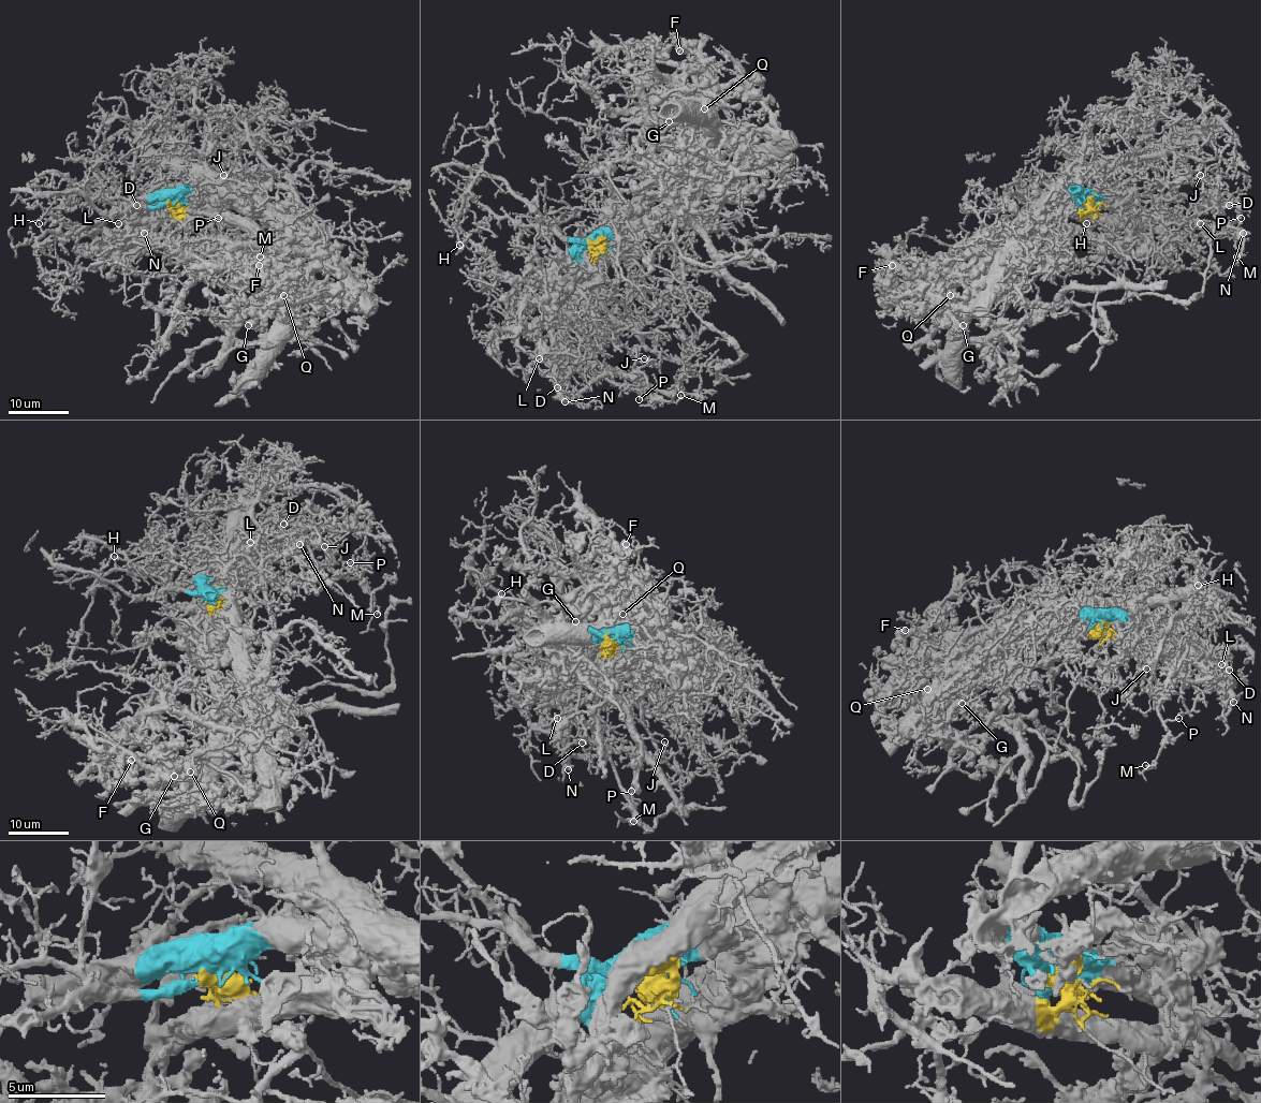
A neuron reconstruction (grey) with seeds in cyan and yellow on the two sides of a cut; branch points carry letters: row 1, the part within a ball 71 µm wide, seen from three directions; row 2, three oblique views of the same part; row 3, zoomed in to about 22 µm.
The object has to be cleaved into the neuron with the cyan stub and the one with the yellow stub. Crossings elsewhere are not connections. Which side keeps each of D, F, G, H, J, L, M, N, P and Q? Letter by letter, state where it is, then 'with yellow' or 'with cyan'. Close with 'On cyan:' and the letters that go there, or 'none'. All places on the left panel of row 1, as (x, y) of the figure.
D: (136, 205) | with cyan
F: (259, 265) | with yellow
G: (248, 325) | with yellow
H: (39, 223) | with cyan
J: (223, 175) | with cyan
L: (118, 223) | with cyan
M: (260, 256) | with cyan
N: (144, 233) | with cyan
P: (218, 218) | with cyan
Q: (283, 295) | with yellow
On cyan: D, H, J, L, M, N, P

